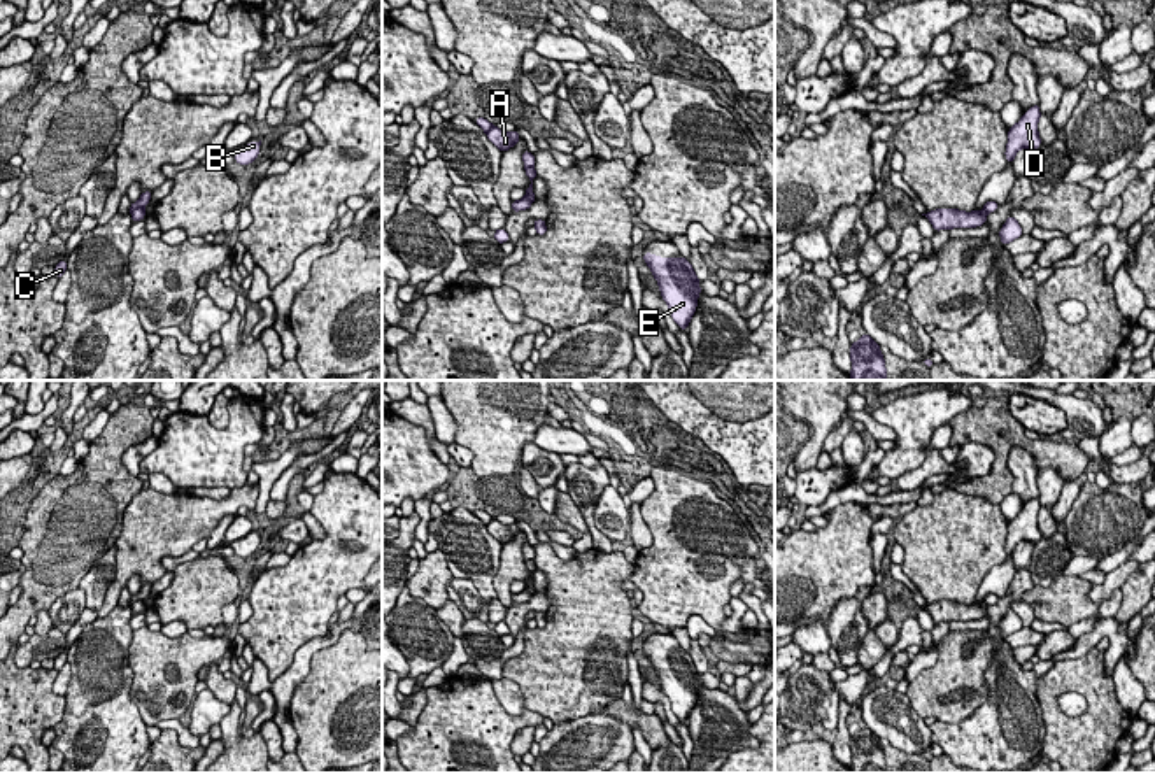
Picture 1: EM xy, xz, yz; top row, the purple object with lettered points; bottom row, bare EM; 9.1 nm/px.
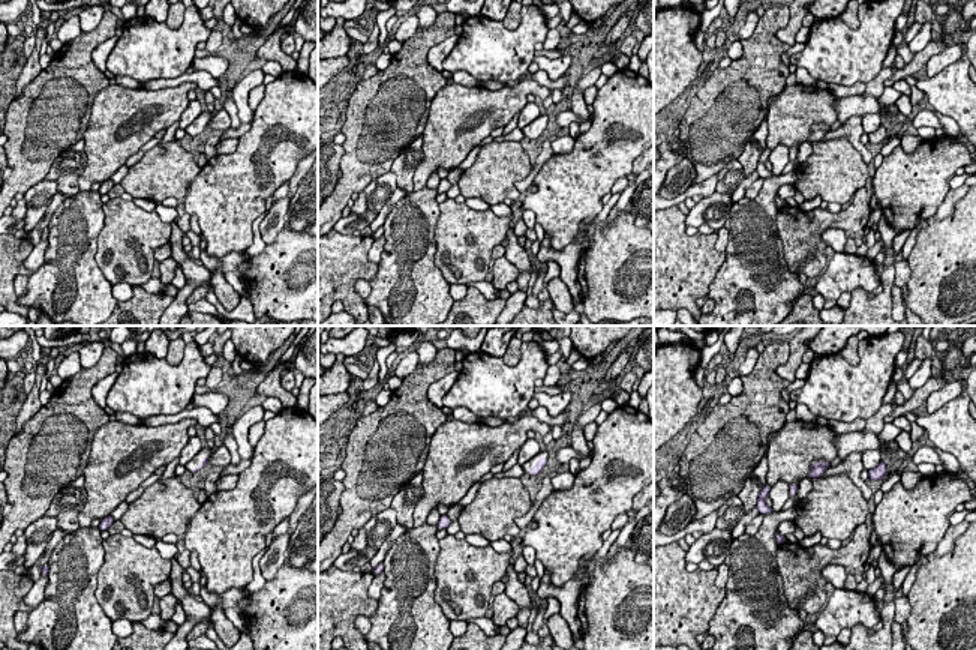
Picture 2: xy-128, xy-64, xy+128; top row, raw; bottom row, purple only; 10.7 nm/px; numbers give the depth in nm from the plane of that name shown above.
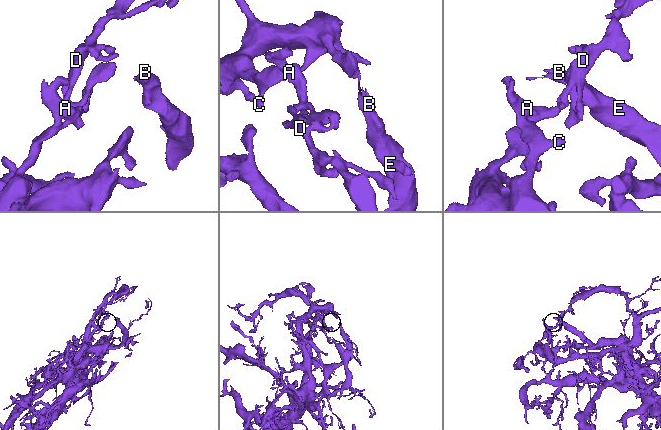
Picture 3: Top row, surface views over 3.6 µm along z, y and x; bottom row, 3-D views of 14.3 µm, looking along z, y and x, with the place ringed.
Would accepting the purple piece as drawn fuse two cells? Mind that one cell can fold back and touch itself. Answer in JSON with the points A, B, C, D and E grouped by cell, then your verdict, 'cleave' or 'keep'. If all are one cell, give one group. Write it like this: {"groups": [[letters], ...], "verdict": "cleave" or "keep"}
{"groups": [["A", "C"], ["B", "D", "E"]], "verdict": "cleave"}

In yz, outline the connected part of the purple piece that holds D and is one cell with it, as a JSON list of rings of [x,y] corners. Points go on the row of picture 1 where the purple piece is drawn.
[[[1039,103],[1024,112],[1022,119],[1008,130],[1006,163],[1013,163],[1020,149],[1036,151],[1041,145],[1038,121],[1041,117]]]

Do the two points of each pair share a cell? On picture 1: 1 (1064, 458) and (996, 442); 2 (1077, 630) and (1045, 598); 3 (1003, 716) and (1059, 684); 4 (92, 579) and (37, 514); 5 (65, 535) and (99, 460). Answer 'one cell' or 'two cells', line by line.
1: one cell
2: two cells
3: two cells
4: two cells
5: one cell

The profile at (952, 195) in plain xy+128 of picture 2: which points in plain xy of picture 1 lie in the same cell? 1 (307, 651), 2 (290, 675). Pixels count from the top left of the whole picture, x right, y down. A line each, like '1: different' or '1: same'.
1: same
2: same

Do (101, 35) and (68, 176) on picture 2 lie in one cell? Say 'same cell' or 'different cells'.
different cells

